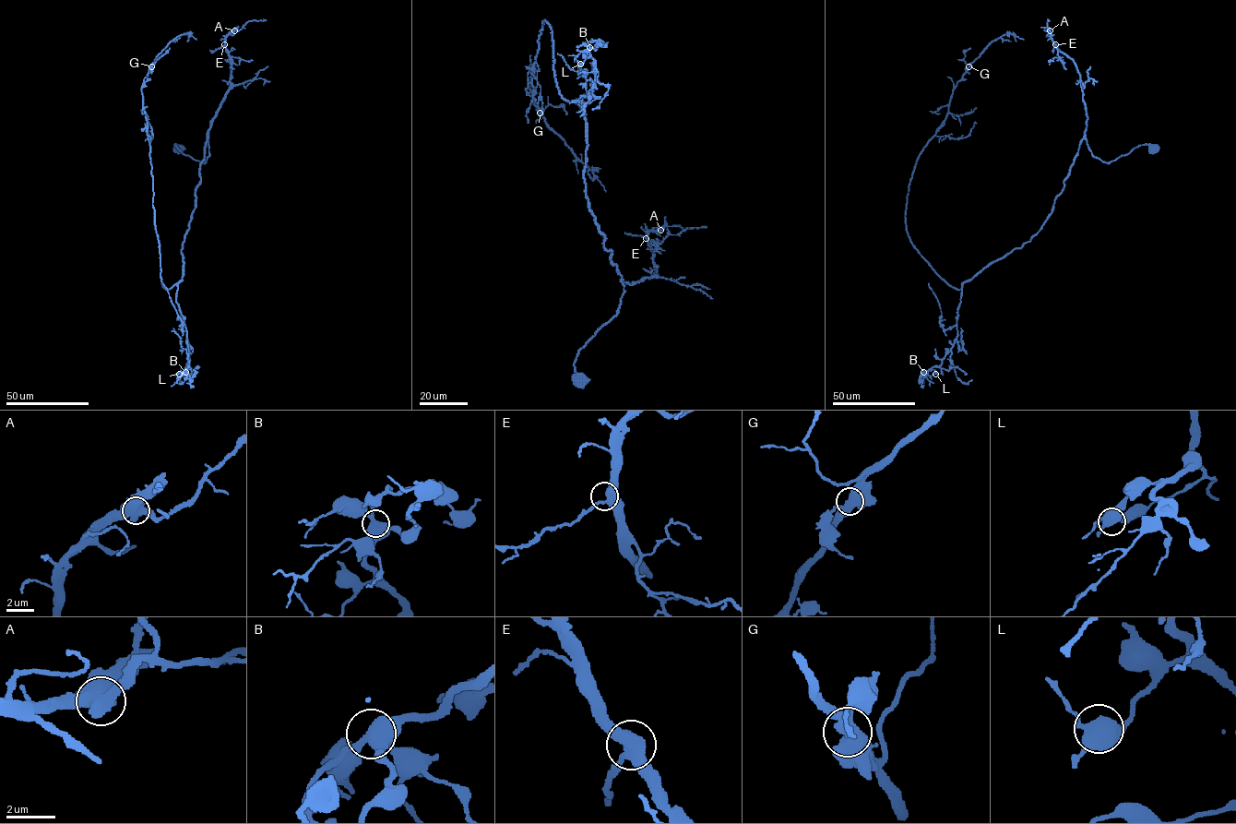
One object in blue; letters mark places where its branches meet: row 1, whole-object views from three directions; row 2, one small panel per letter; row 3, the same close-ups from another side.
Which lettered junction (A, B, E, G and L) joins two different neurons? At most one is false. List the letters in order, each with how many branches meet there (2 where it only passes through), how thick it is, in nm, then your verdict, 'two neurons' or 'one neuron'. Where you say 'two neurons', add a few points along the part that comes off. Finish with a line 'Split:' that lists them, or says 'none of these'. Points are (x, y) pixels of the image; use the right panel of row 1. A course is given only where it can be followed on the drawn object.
A: branches 3; calibre 550 nm; two neurons; course (1050, 30), (1047, 30), (1048, 19)
B: branches 3; calibre 500 nm; one neuron
E: branches 3; calibre 440 nm; one neuron
G: branches 3; calibre 500 nm; one neuron
L: branches 3; calibre 600 nm; one neuron
Split: A

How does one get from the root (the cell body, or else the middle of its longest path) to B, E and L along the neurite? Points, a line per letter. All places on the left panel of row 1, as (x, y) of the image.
B: (176, 150), (175, 144), (204, 162), (208, 139), (177, 284), (189, 354), (185, 372)
E: (176, 150), (175, 144), (183, 153), (203, 162), (209, 155), (210, 122), (230, 86), (230, 60), (224, 44)
L: (176, 150), (175, 144), (204, 162), (208, 139), (181, 251), (176, 303), (189, 364), (179, 374)

